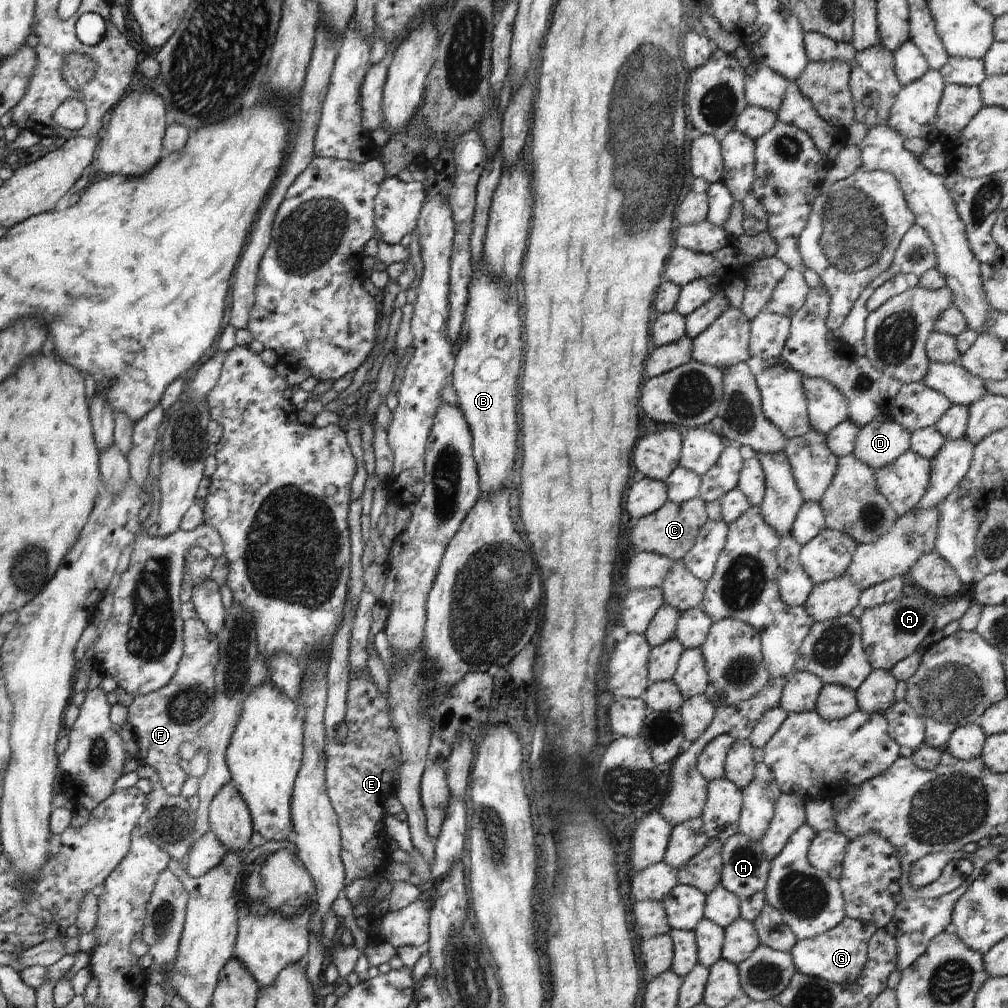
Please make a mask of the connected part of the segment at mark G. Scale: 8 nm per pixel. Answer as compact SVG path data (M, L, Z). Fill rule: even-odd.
M846 917L838 926L810 939L800 939L789 950L798 972L811 977L820 977L834 984L846 984L856 980L869 957L868 943L878 928L870 922Z

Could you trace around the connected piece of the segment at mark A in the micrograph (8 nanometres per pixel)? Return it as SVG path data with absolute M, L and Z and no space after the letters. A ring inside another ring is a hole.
M907 590L898 600L865 610L860 619L864 652L874 670L890 670L907 656L912 656L920 642L934 629L934 612L928 596Z

